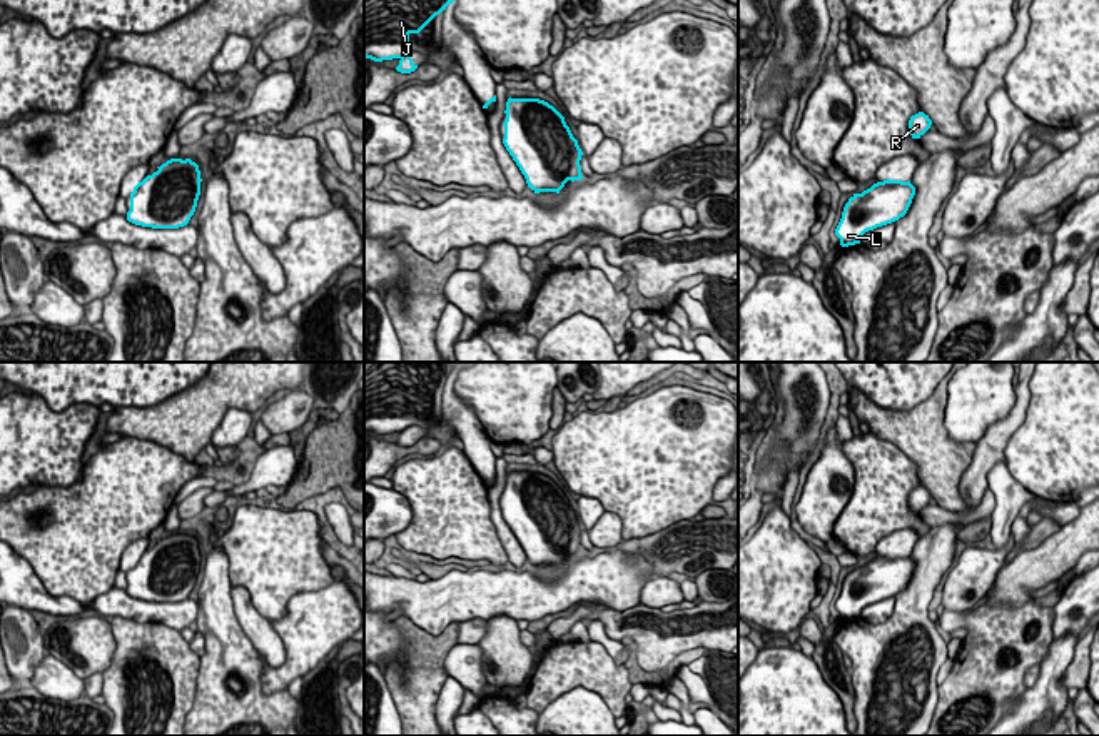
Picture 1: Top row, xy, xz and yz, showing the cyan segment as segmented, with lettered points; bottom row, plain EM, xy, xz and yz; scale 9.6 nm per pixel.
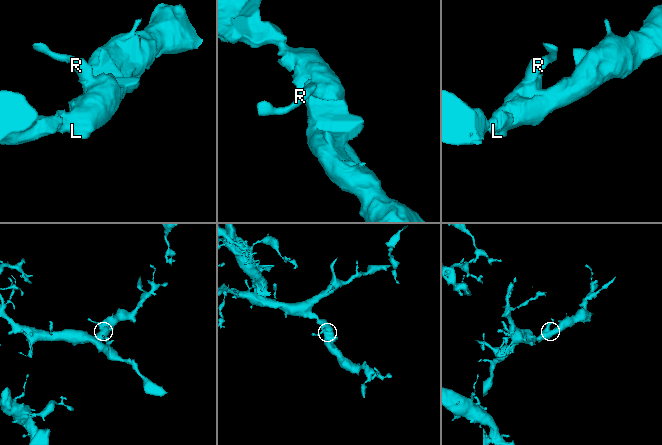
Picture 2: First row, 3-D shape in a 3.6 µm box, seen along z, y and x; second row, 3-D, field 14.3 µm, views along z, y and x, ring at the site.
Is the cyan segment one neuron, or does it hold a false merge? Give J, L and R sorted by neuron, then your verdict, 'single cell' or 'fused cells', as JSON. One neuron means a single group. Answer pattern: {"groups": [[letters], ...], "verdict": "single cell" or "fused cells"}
{"groups": [["J", "L", "R"]], "verdict": "single cell"}

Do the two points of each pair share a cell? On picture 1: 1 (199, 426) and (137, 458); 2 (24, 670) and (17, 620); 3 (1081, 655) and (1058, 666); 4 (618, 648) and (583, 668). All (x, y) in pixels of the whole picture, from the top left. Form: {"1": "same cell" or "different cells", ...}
{"1": "different cells", "2": "same cell", "3": "different cells", "4": "different cells"}

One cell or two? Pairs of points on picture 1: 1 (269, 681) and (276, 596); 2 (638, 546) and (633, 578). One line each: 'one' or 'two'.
1: two
2: two

